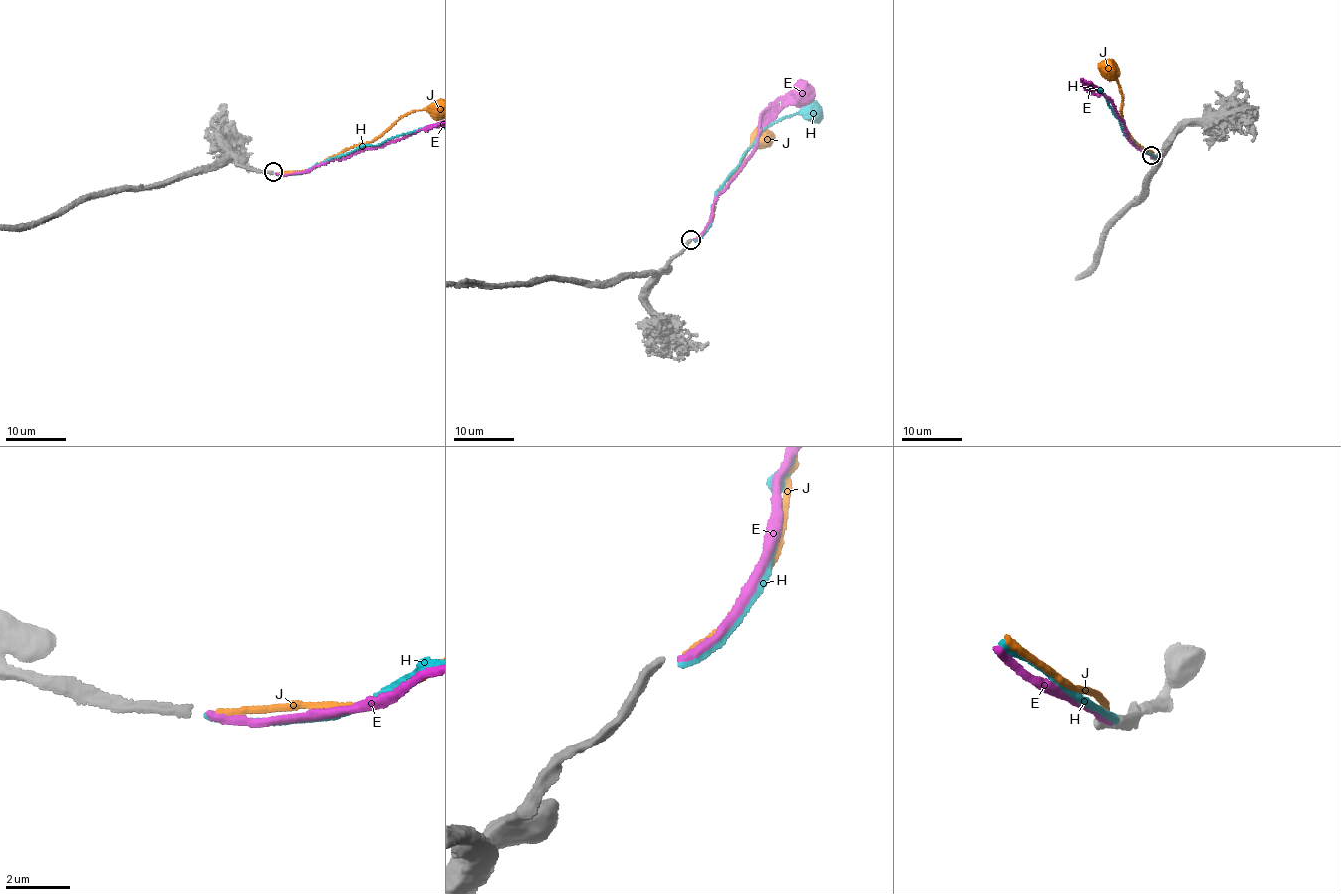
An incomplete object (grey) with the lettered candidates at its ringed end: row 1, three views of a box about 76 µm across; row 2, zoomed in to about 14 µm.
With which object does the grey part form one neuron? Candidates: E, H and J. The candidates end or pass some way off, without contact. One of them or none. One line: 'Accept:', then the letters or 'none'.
Accept: none

